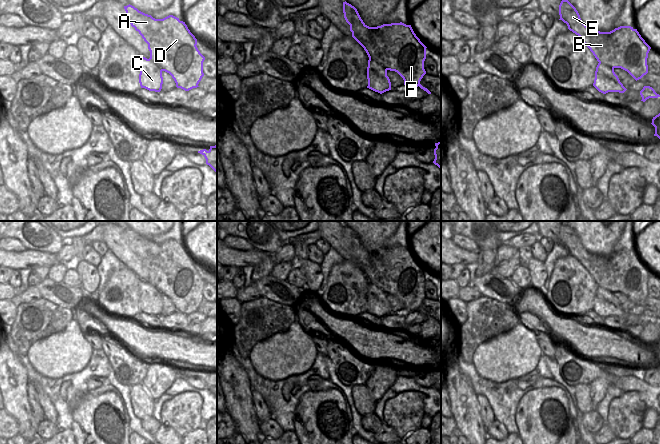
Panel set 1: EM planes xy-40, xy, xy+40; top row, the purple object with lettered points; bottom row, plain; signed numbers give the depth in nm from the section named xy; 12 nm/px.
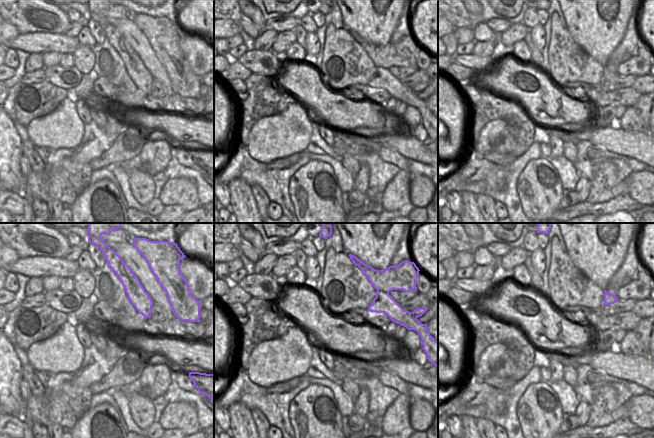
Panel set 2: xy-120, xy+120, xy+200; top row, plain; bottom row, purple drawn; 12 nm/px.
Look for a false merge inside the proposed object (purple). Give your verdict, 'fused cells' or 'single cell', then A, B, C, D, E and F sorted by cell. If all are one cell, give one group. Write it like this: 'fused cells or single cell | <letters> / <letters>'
fused cells | A B D E F / C

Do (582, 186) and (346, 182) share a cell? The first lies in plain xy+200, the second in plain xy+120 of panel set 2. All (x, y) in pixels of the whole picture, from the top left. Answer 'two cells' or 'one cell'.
two cells

